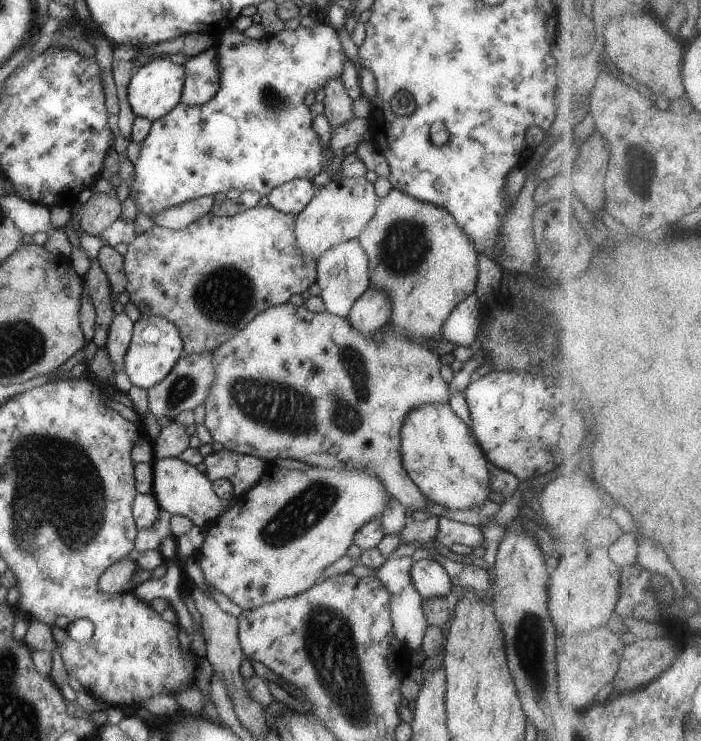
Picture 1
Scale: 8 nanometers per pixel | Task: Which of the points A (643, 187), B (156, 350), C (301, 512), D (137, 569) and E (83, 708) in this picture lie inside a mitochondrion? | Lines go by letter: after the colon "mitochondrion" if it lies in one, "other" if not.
A: other
B: other
C: mitochondrion
D: other
E: other

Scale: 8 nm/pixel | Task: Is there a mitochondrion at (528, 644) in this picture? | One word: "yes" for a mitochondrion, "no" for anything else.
yes

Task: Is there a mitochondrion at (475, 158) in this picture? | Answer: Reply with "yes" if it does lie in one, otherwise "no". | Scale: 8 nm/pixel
no

